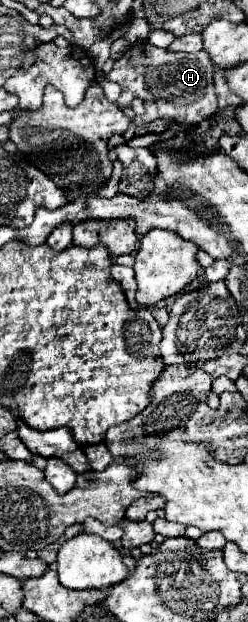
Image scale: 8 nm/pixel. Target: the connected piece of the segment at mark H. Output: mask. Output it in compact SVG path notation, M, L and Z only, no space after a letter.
M149 42L133 44L127 54L115 60L113 70L107 74L107 80L117 82L121 86L119 106L131 104L135 96L141 100L163 100L171 102L173 106L159 106L163 118L173 118L175 122L183 124L197 124L207 116L217 112L217 96L213 90L213 62L205 50L185 54L185 52L171 52L155 48Z

